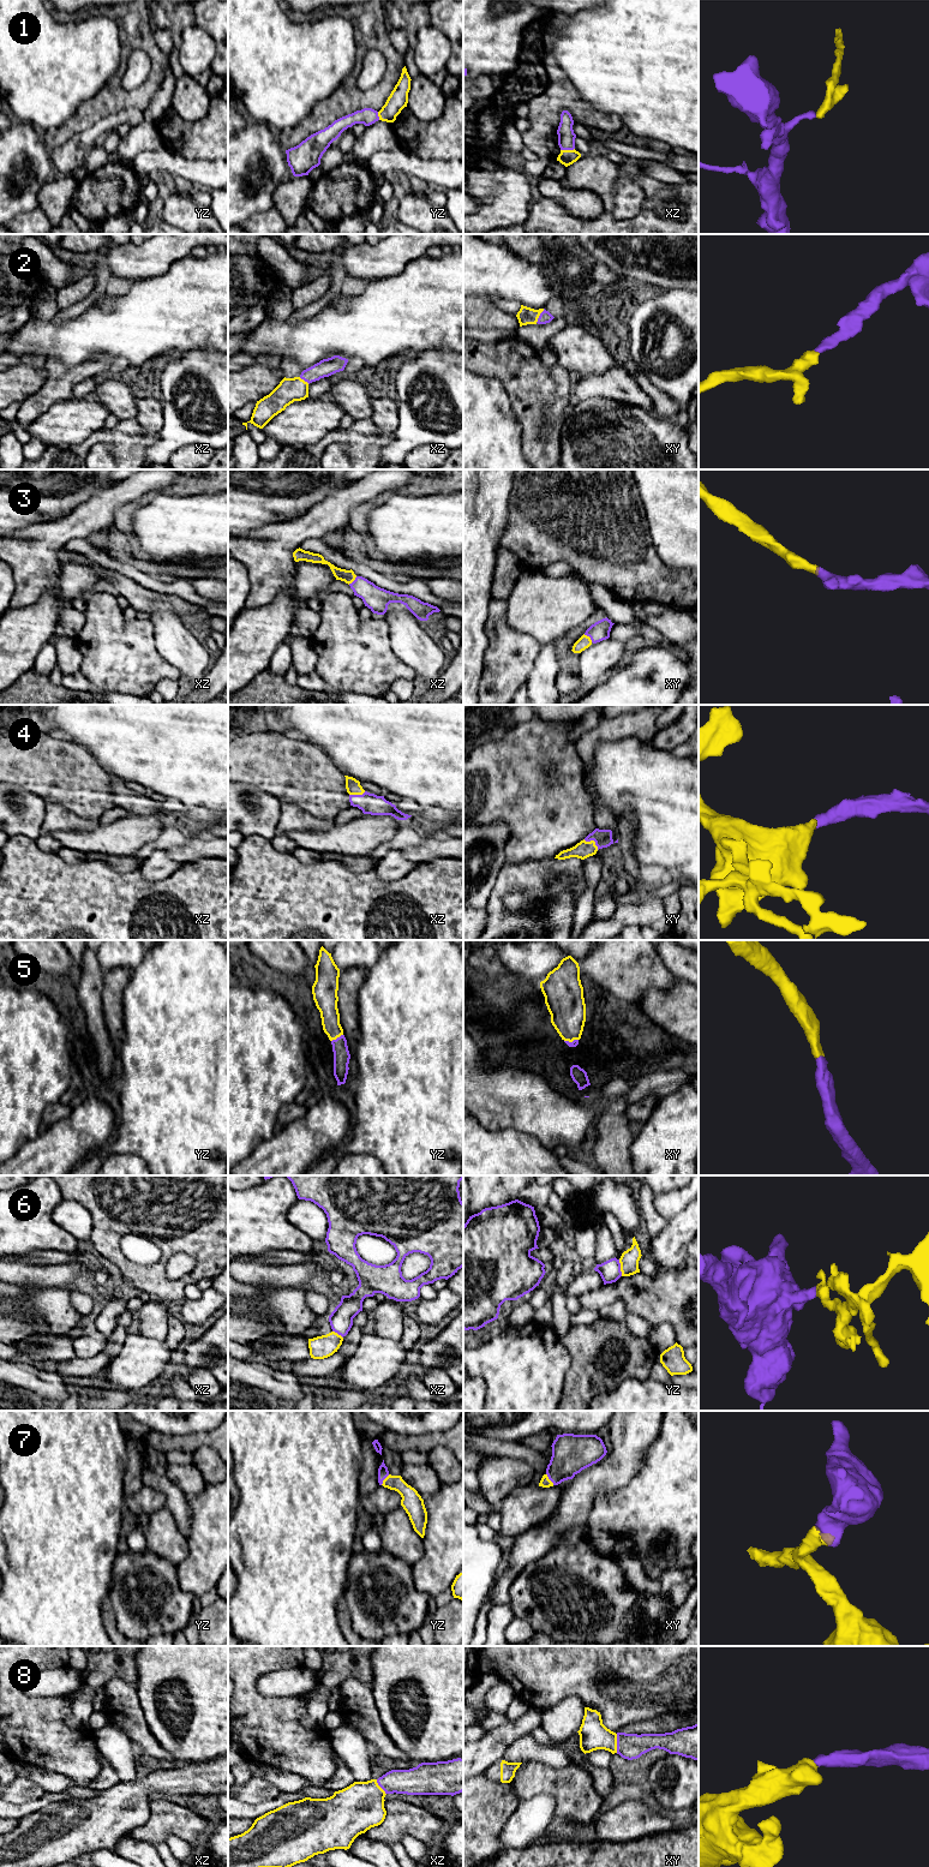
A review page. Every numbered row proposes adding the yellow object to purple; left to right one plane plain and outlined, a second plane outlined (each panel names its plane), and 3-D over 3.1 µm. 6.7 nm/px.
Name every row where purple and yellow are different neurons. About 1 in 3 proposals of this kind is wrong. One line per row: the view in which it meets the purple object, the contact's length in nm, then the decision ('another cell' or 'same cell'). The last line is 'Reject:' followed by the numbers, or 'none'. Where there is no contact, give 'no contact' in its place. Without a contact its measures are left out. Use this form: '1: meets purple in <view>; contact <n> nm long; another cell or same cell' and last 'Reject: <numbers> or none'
1: meets purple in xz; contact 100 nm long; another cell
2: meets purple in xy; contact 110 nm long; same cell
3: meets purple in xy; contact 80 nm long; same cell
4: meets purple in xy; contact 120 nm long; same cell
5: meets purple in yz; contact 90 nm long; same cell
6: meets purple in yz; contact 110 nm long; another cell
7: meets purple in xy; contact 90 nm long; same cell
8: meets purple in xy; contact 130 nm long; same cell
Reject: 1, 6

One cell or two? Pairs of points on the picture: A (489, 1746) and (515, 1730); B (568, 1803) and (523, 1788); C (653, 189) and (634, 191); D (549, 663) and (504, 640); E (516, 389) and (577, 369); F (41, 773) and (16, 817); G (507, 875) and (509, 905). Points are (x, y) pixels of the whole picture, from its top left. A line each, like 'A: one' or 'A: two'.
A: one
B: one
C: two
D: two
E: two
F: two
G: two

